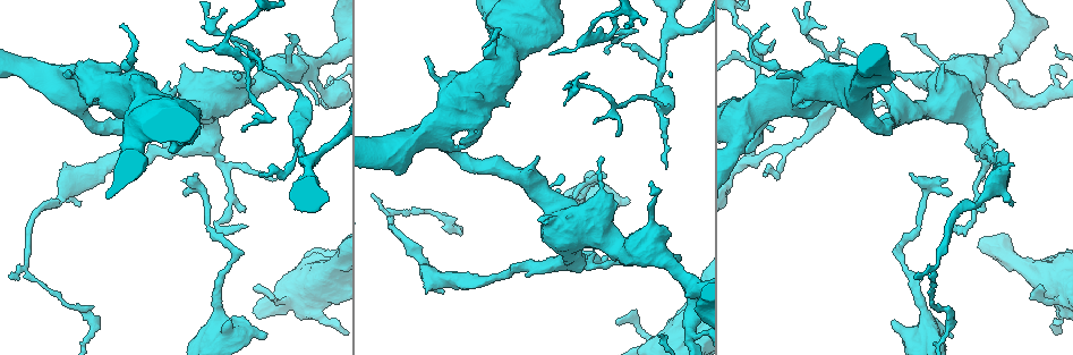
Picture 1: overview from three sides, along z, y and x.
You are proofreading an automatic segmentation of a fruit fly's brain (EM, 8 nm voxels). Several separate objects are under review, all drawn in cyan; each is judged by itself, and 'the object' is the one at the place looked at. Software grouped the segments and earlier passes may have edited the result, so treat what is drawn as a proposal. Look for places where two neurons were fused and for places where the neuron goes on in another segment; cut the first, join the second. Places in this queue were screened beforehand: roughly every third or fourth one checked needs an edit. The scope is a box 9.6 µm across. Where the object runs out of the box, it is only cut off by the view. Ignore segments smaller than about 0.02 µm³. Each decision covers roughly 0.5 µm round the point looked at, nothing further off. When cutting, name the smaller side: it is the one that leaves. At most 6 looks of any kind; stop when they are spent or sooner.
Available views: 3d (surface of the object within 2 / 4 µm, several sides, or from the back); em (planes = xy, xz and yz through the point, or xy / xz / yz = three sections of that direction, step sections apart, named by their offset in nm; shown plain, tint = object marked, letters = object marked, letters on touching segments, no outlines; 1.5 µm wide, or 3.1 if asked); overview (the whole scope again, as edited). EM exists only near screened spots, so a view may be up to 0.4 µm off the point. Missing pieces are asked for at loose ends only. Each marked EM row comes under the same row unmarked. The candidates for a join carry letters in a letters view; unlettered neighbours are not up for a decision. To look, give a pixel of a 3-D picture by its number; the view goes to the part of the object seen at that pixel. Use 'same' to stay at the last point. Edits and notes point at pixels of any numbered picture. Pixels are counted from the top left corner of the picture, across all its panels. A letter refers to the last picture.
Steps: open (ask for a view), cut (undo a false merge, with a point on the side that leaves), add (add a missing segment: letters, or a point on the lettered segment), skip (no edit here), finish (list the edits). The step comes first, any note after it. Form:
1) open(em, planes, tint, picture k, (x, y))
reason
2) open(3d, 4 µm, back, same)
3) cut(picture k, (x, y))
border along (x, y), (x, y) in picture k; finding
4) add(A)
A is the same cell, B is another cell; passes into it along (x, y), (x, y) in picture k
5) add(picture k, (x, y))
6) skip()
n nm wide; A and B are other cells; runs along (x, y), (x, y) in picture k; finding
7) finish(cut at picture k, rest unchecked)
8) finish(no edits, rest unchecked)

open(em, planes, letters, picture 1, (952, 337))
free end

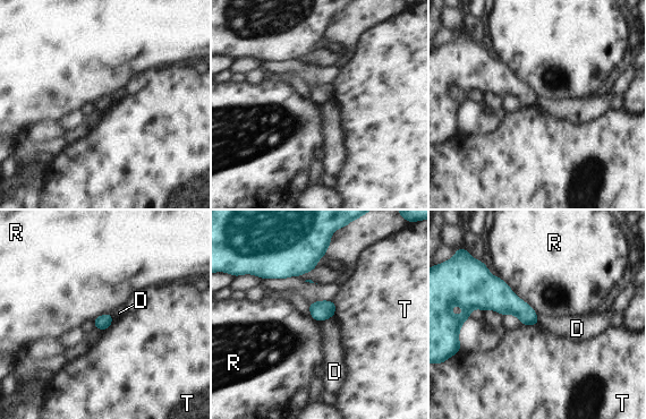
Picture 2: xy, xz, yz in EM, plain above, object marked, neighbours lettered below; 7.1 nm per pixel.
skip()
D, R and T are other cells; border along (332, 316), (322, 322) in picture 2; none of them fits

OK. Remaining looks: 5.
open(3d, 4 µm, picture 1, (765, 177))
branch stops here

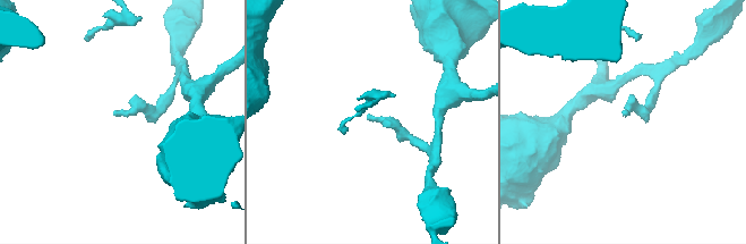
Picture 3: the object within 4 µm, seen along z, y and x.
open(em, planes, letters, picture 3, (113, 115))
need the tissue

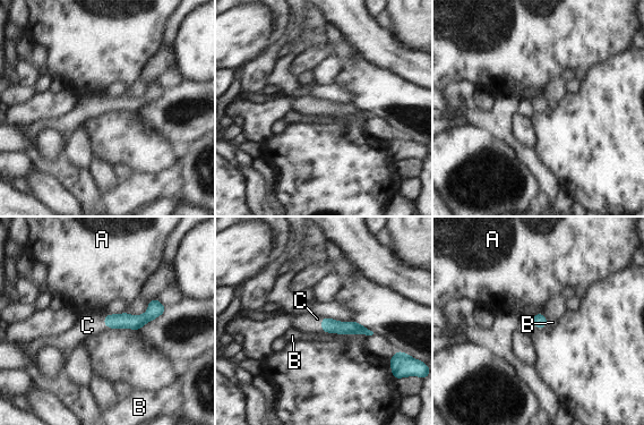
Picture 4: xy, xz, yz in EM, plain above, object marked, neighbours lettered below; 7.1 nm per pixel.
add(picture 4, (87, 325))
C is the same cell, A and B are other cells; the neuron continues

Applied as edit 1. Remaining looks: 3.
open(overview)

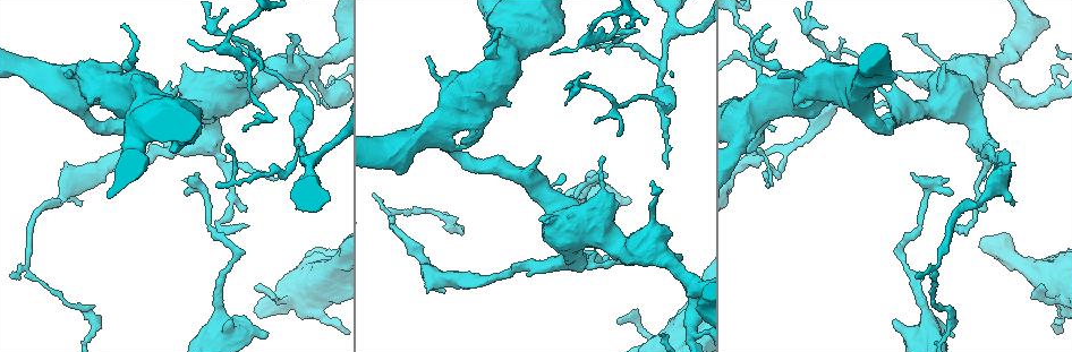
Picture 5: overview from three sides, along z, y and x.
open(em, xz, step 8, letters, picture 5, (190, 41))
thin end

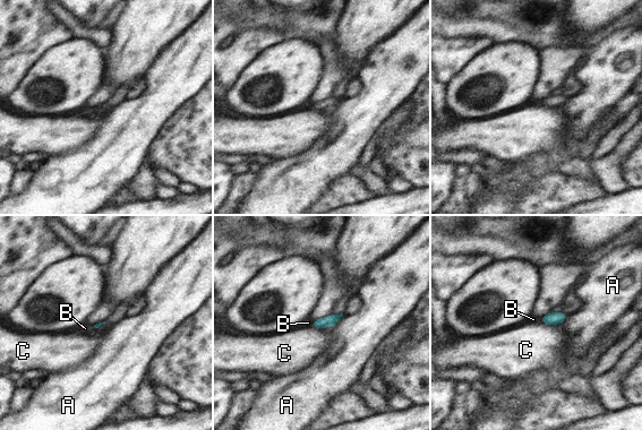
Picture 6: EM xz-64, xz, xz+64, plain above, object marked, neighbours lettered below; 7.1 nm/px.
open(em, planes, letters, same)
another direction

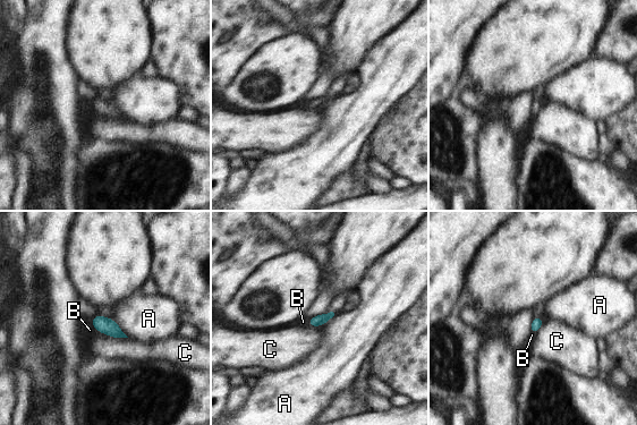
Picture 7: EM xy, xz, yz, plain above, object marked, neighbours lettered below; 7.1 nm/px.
add(picture 7, (90, 330))
70 nm wide; B is the same cell, A and C are other cells; passes into it along (102, 324), (94, 326), (90, 330) in picture 7; the neuron continues

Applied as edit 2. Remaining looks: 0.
finish(add at picture 4, add at picture 7, rest unchecked)

